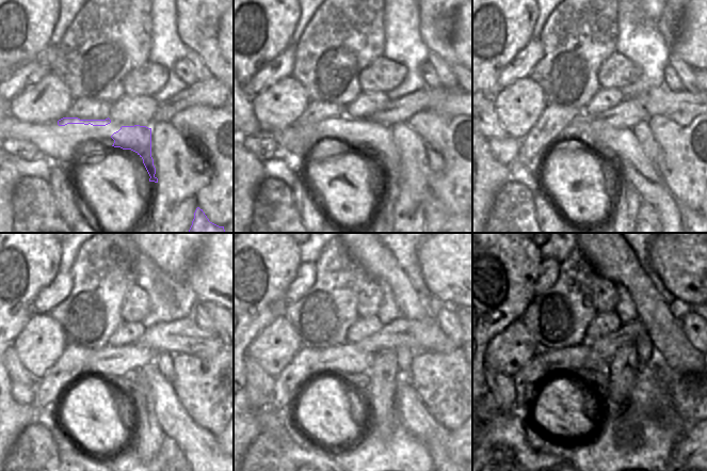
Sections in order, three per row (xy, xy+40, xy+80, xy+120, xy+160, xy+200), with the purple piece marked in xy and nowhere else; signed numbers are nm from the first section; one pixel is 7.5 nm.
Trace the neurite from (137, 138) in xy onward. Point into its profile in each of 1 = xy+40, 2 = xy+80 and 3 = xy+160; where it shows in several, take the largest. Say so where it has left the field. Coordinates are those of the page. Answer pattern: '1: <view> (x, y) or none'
1: xy+40 (378, 139)
2: xy+80 (639, 170)
3: xy+160 (411, 412)

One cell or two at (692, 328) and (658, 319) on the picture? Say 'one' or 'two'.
two

